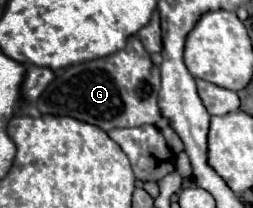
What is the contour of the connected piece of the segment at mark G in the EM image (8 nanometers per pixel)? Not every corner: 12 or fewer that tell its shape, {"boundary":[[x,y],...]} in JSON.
{"boundary":[[136,36],[64,68],[36,102],[106,132],[156,124],[160,70]]}

